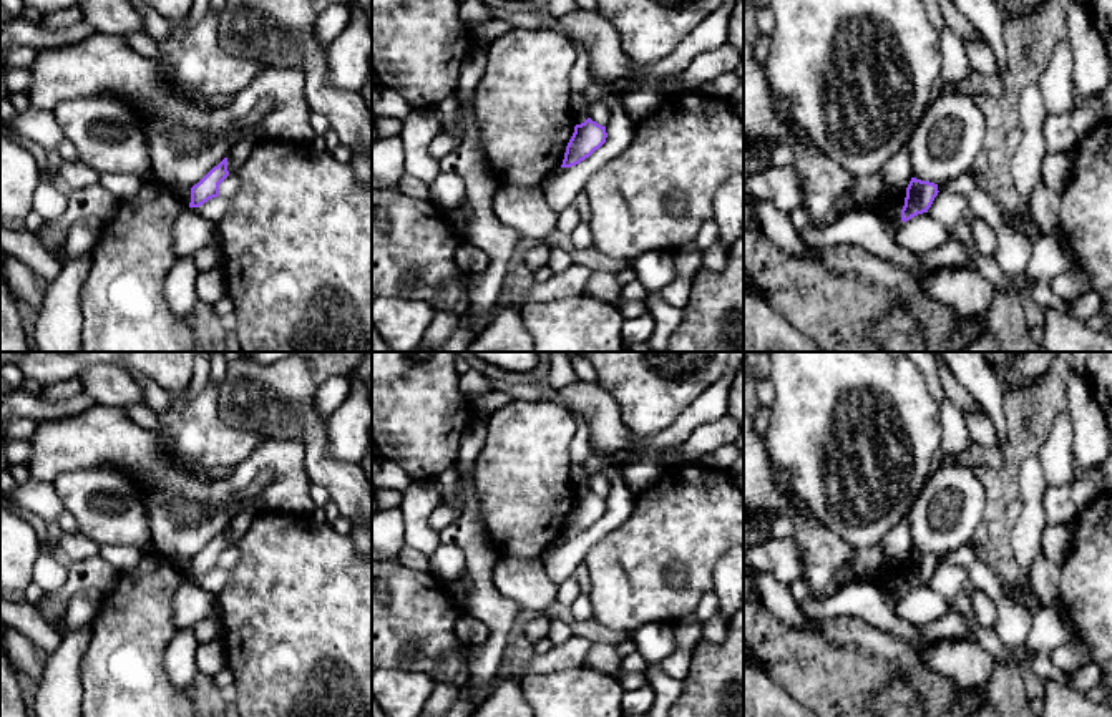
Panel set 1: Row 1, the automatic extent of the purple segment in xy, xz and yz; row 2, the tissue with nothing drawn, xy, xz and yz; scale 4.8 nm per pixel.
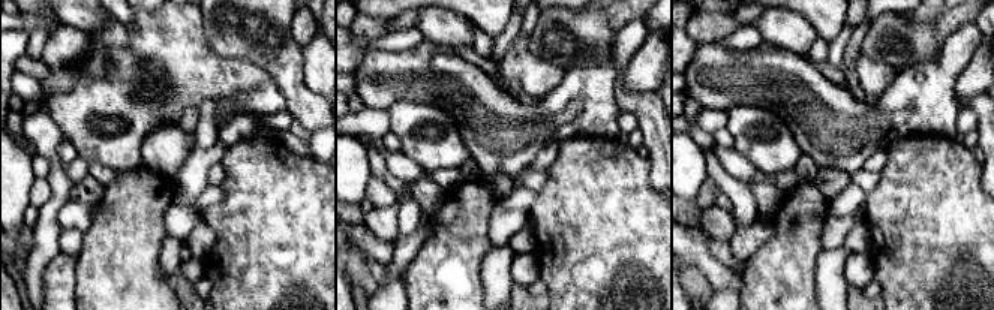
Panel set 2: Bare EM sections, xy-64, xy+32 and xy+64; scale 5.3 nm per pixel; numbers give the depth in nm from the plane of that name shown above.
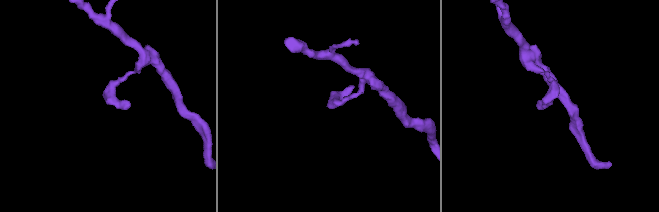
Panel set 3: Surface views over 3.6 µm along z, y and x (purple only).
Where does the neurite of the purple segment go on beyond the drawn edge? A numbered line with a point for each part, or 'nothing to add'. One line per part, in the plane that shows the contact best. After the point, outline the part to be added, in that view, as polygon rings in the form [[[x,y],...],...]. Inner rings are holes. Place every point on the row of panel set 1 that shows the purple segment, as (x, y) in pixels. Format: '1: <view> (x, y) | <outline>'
nothing to add

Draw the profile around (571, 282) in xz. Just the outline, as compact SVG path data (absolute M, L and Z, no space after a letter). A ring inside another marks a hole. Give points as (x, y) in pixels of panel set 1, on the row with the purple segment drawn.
M573 262L566 271L554 272L546 282L534 282L524 302L549 302L584 295L591 269Z

